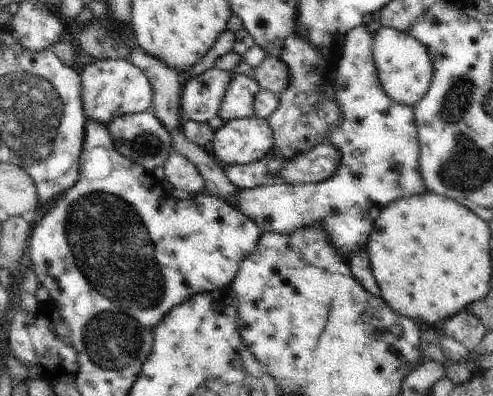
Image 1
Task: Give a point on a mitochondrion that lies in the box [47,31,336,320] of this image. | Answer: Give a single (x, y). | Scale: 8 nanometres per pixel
(146, 146)

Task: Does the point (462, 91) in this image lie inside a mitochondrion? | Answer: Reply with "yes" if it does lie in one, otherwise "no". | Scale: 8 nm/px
yes

